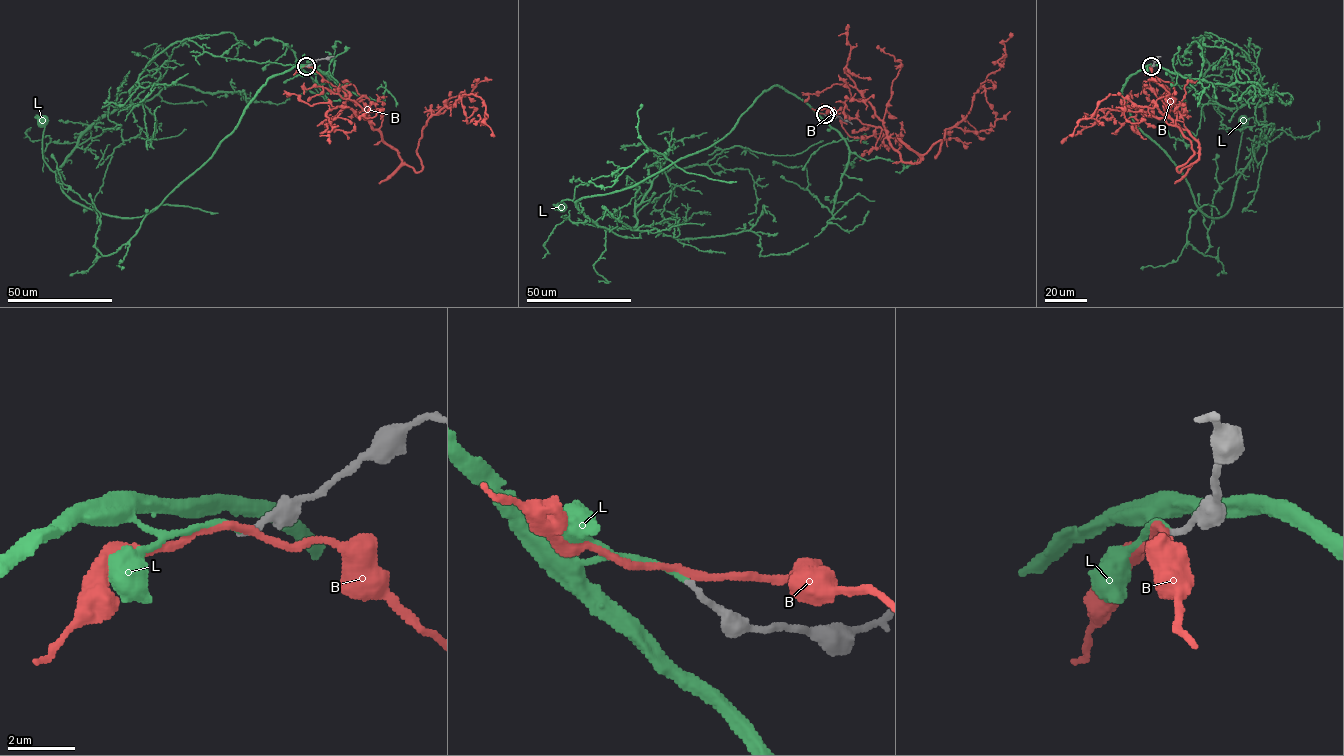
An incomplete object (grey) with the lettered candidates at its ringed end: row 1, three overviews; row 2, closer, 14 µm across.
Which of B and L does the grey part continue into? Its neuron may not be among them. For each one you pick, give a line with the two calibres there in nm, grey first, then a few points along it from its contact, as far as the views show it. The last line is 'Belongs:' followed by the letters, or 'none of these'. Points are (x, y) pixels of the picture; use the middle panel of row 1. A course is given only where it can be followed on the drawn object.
L: 180/170 nm | via (825, 114), (774, 85), (711, 146), (632, 186), (583, 197), (577, 206), (567, 199), (562, 206)
Belongs: L

